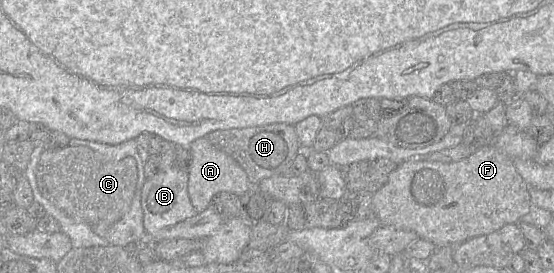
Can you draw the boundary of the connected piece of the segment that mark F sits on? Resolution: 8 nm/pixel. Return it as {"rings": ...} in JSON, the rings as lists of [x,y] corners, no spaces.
{"rings":[[[495,144],[476,149],[456,162],[405,161],[372,195],[372,214],[381,225],[415,232],[436,247],[457,246],[505,225],[518,224],[530,207],[529,186],[516,170],[513,159]]]}

